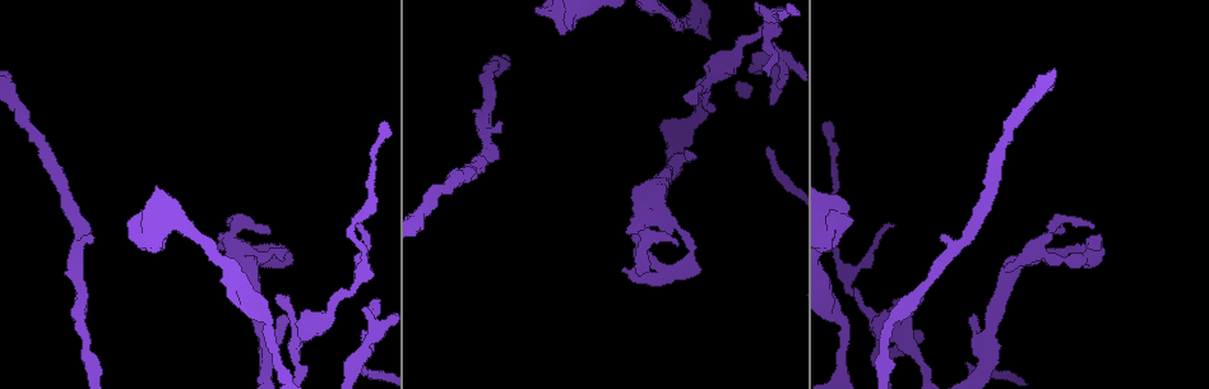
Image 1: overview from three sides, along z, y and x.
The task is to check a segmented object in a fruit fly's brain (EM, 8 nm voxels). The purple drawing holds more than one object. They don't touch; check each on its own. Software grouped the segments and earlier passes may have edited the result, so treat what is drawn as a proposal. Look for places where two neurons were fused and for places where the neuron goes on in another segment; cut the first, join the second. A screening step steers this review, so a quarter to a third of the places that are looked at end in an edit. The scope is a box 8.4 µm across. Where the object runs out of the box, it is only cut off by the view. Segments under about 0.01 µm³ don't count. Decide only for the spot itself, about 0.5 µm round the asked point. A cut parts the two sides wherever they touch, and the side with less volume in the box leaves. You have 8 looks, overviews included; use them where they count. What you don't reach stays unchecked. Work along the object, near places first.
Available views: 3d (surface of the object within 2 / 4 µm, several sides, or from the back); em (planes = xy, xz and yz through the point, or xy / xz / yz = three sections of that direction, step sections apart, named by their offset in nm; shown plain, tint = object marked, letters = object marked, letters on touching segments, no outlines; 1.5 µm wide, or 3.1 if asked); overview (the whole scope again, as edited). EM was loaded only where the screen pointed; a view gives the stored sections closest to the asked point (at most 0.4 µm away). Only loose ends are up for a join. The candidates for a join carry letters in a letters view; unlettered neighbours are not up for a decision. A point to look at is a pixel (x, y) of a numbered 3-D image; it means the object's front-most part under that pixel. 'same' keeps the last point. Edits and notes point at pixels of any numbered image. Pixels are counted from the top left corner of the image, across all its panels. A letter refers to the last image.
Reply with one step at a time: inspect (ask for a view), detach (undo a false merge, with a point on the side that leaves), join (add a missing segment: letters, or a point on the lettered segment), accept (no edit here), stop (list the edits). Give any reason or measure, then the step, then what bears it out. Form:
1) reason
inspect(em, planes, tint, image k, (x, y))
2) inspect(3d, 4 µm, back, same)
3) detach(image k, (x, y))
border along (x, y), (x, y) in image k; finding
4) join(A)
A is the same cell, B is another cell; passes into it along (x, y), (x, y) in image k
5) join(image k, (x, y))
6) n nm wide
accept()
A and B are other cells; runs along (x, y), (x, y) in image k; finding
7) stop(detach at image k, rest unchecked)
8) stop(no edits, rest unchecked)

branch stops here
inspect(em, planes, letters, image 1, (769, 73))

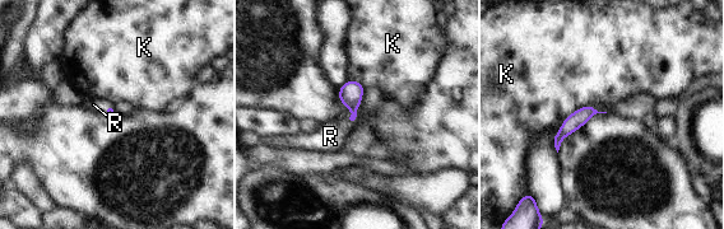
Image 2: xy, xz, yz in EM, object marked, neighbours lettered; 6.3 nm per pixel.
join(R)
R is the same cell, K is another cell; the neuron continues

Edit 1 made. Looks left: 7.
inspect(3d, 2 µm, image 1, (285, 374))

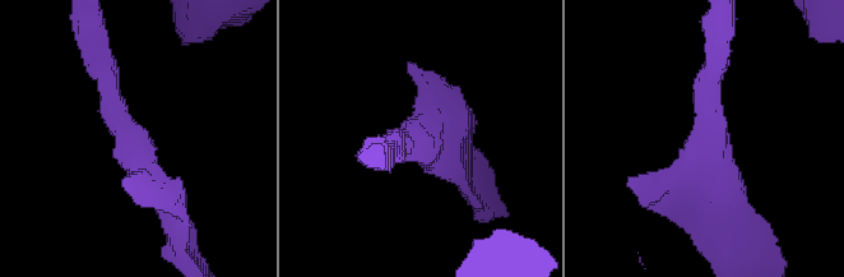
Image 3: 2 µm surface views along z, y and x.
inspect(em, planes, tint, image 3, (415, 147))

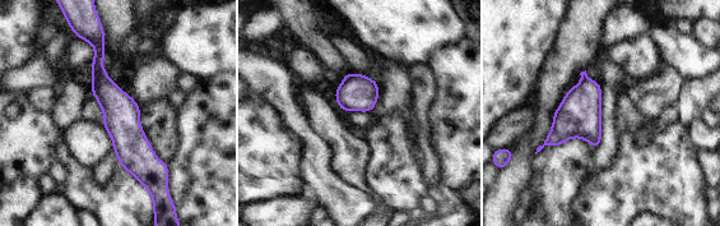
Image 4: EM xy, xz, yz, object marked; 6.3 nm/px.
inspect(em, planes, letters, same)

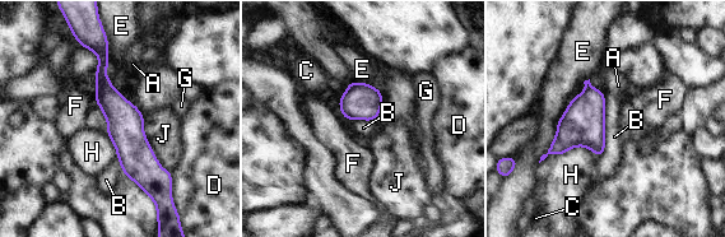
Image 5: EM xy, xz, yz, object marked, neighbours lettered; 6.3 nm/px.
accept()
A, B, C, D, E, F, G, H and J are other cells; border along (605, 94), (605, 148), (600, 158) in image 5; all the same neuron

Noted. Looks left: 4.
narrows sharply
inspect(3d, 4 µm, image 1, (834, 158))

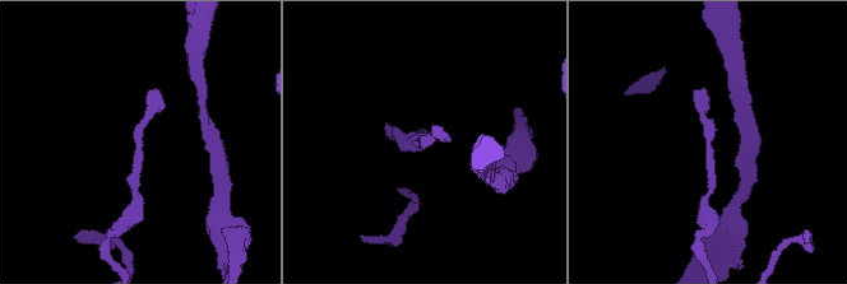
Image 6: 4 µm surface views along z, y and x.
shape alone is not enough
inspect(em, xz, step 8, tint, image 6, (421, 140))

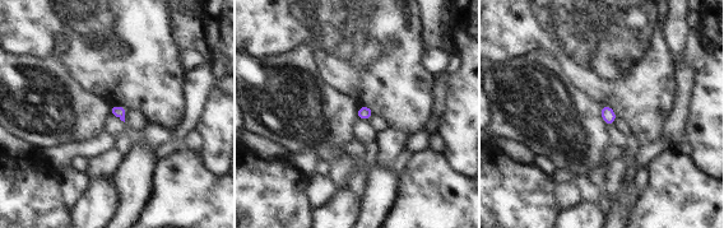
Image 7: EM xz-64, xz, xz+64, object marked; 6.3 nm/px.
inspect(em, planes, letters, same)

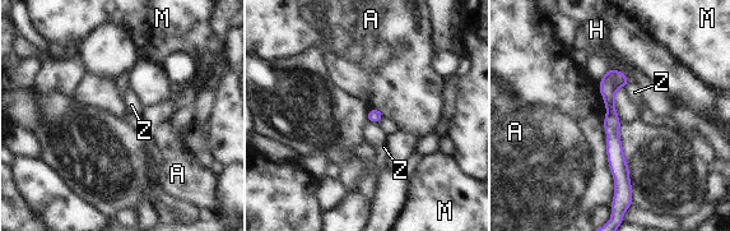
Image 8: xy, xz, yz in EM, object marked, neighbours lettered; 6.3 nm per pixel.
80 nm wide
accept()
A, H, M and Z are other cells; all the same neuron

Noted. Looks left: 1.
stop(join at image 2, rest unchecked)

